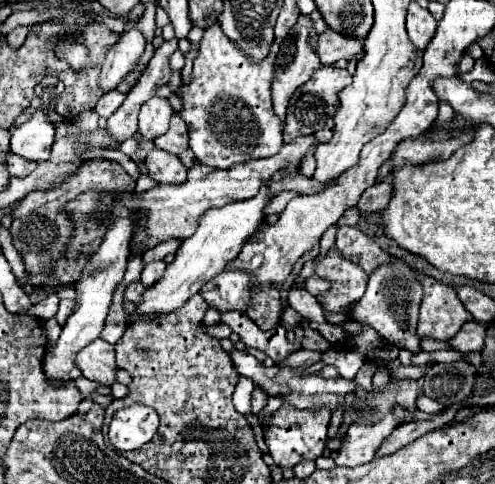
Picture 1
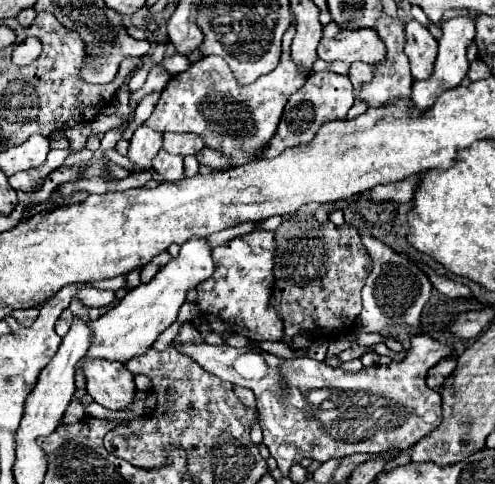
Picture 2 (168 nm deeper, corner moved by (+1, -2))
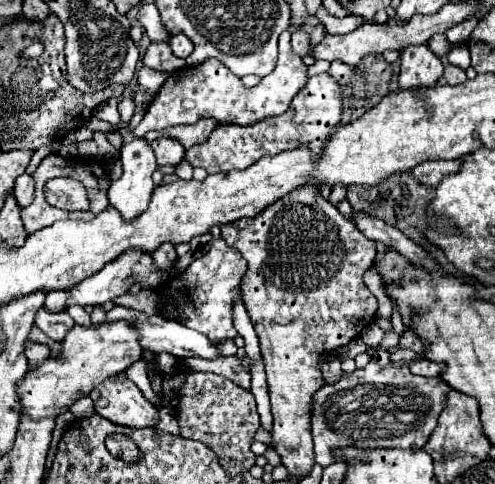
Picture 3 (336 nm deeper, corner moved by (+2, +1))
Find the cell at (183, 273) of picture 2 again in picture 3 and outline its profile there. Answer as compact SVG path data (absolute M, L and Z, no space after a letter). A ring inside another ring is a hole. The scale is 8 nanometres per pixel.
M124 321L104 323L88 329L76 325L62 341L60 353L56 357L48 357L40 367L28 369L22 383L18 383L18 399L22 403L20 415L28 415L34 421L58 417L66 413L76 399L88 395L96 385L128 369L140 359L140 355L142 347L138 343L138 333Z

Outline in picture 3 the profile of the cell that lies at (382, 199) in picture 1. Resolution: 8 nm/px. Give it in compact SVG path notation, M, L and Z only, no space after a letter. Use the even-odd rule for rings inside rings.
M454 159L454 161L426 161L420 163L418 167L412 169L412 175L424 183L424 185L438 185L442 181L442 175L450 175L454 171L458 171L462 159Z

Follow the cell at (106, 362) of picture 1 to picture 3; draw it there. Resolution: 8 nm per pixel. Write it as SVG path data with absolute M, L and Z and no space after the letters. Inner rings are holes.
M110 377L92 389L90 399L94 401L96 413L116 425L132 429L156 427L158 409L130 379L116 381Z

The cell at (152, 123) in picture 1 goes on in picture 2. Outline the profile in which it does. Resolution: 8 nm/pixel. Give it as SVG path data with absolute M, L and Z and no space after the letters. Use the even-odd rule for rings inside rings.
M141 124L131 138L127 156L139 168L151 168L151 160L161 150L161 144L163 144L163 134L159 134L157 130L151 130L147 124Z

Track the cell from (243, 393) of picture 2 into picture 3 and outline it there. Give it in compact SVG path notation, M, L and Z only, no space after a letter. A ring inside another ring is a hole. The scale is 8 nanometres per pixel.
M236 355L232 357L218 357L214 361L204 361L204 359L180 359L184 369L192 369L192 371L210 371L210 373L218 373L230 381L234 381L236 385L250 389L250 371L246 371L246 367L240 365L240 359Z

